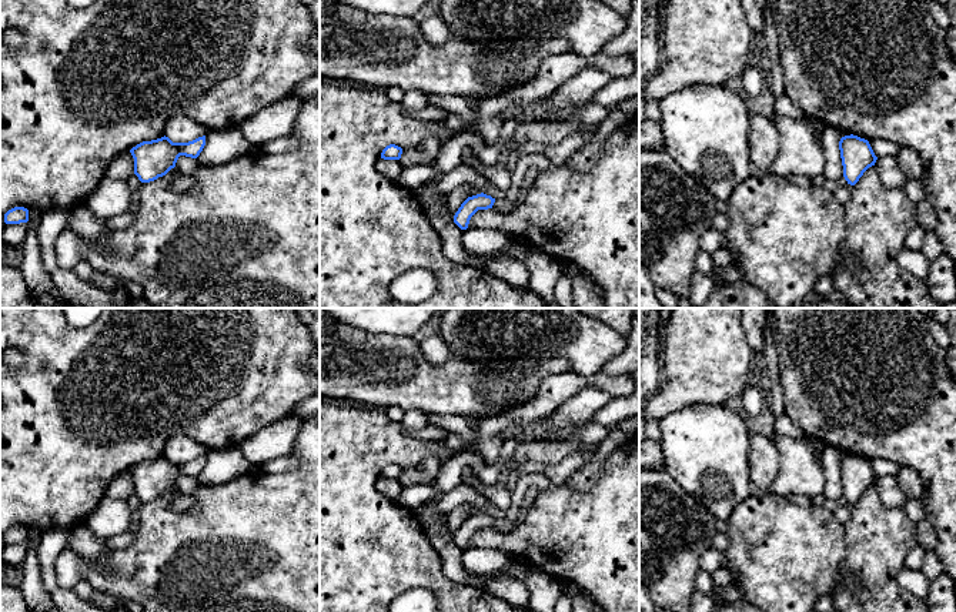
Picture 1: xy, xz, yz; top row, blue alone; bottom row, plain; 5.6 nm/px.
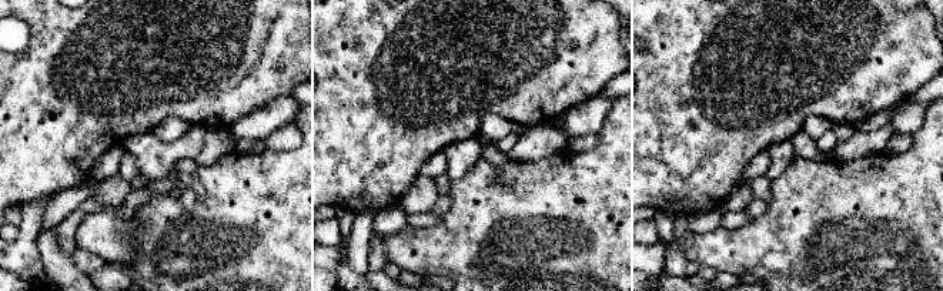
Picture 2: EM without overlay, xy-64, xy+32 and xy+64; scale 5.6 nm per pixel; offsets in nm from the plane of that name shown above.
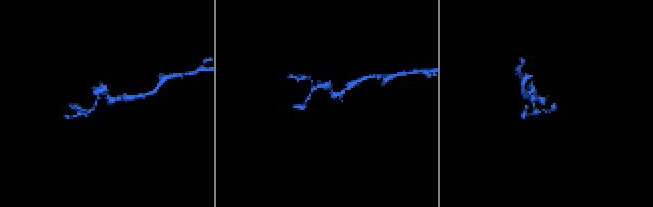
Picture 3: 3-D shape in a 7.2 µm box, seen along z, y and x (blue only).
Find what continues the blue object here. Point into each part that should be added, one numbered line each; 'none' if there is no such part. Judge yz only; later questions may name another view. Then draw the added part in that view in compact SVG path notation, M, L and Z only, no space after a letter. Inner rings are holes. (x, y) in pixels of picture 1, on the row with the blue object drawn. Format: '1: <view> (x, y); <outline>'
none

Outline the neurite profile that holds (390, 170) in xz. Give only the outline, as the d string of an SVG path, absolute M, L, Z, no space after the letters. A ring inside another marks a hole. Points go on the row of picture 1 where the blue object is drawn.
M380 158L375 164L375 170L385 180L398 183L402 167L398 160Z

